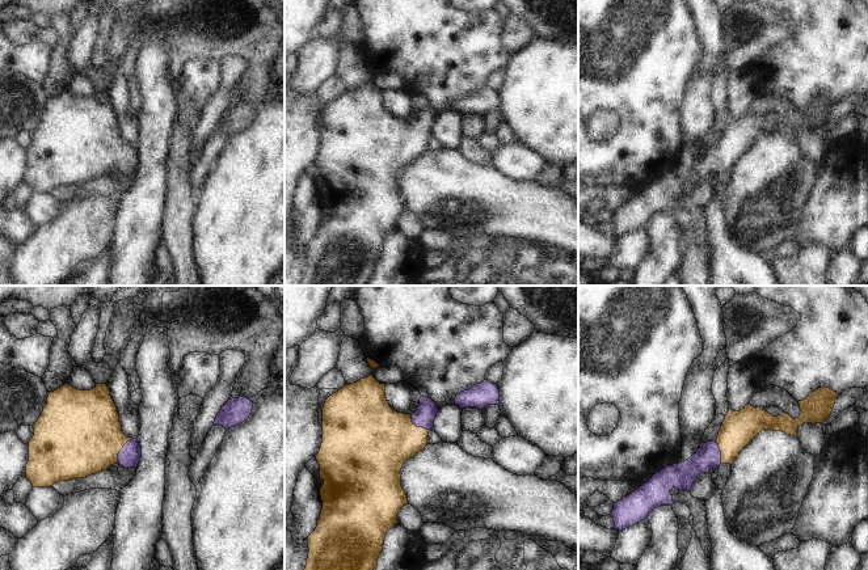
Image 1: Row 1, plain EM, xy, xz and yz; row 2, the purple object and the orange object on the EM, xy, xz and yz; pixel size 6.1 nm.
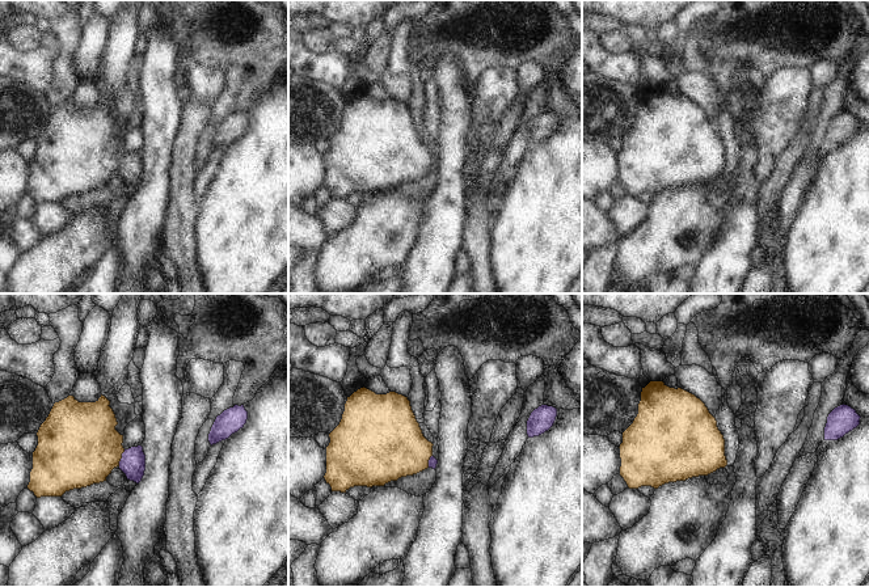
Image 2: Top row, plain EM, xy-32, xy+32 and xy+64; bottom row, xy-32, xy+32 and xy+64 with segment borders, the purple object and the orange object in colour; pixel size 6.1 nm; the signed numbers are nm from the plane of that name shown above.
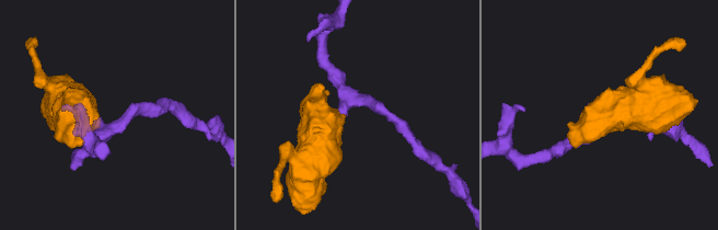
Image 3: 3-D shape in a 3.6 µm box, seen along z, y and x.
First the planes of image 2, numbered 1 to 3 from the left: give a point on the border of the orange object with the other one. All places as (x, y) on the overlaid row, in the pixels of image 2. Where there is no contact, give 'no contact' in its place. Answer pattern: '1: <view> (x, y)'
1: xy-32 (122, 457)
2: xy+32 (429, 461)
3: no contact

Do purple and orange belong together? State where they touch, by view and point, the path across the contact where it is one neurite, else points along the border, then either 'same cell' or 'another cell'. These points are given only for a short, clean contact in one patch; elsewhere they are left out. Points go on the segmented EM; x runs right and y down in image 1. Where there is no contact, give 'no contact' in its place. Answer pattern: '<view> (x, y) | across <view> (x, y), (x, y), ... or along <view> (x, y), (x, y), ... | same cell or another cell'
xy (119, 451) | across xy (129, 456), (119, 451), (83, 435) | same cell

